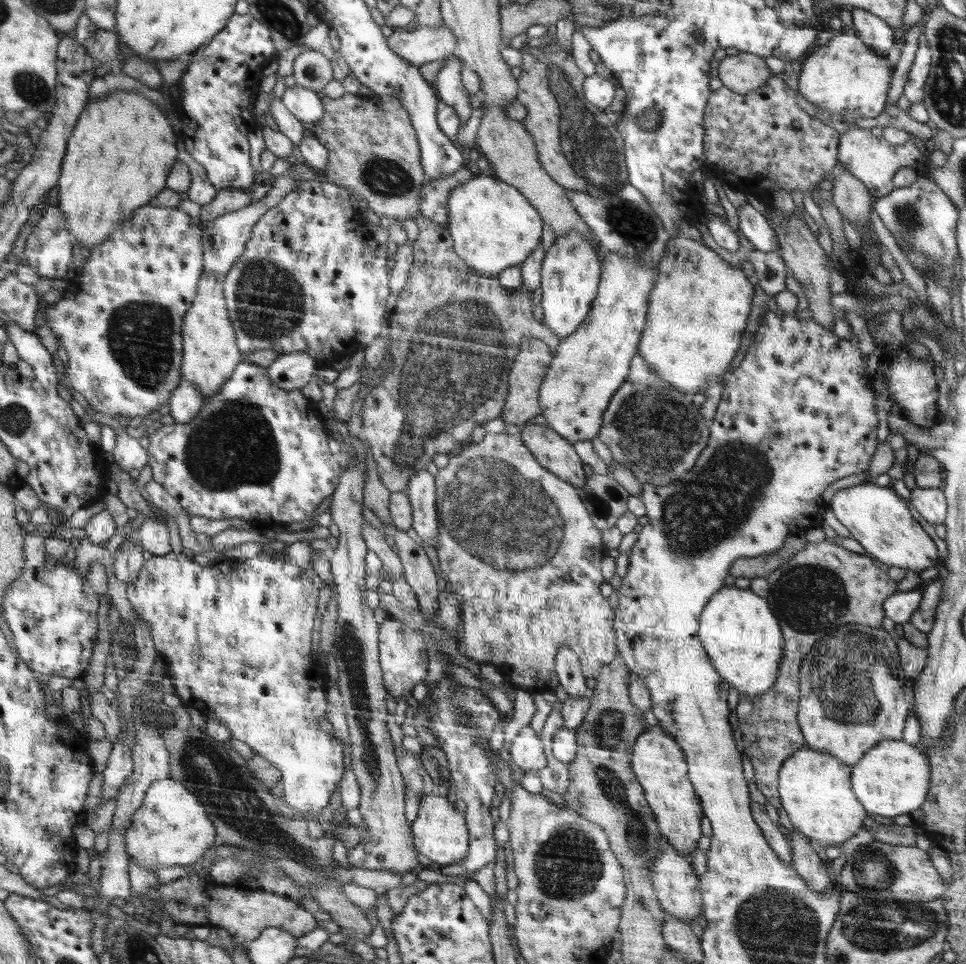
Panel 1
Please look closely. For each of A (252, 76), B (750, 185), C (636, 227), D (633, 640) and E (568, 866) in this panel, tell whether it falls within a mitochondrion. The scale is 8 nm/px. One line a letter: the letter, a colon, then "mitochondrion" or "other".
A: other
B: other
C: mitochondrion
D: other
E: mitochondrion

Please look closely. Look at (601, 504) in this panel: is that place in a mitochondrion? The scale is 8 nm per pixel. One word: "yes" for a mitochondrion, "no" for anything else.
yes

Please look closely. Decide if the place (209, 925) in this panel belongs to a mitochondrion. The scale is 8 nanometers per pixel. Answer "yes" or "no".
no

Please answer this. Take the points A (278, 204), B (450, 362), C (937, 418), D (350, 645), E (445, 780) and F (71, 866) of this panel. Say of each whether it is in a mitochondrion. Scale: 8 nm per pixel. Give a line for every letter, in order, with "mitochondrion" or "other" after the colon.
A: other
B: mitochondrion
C: other
D: mitochondrion
E: other
F: other

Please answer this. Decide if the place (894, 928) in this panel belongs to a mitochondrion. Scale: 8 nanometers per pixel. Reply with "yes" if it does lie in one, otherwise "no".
yes

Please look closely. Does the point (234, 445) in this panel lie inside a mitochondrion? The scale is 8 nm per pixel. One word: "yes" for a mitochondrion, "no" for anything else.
yes

